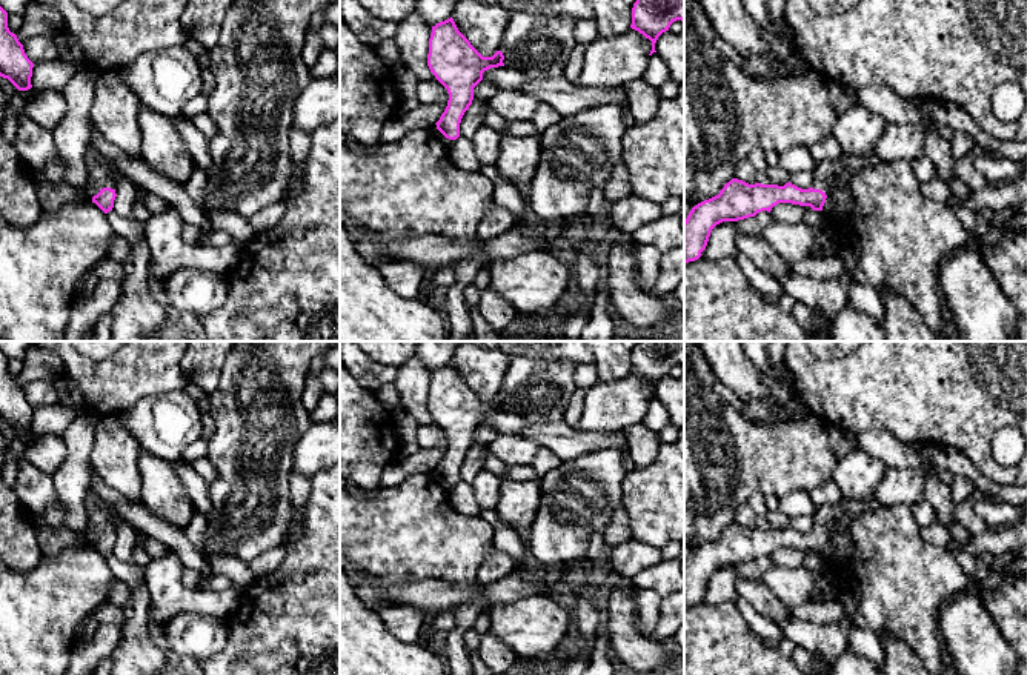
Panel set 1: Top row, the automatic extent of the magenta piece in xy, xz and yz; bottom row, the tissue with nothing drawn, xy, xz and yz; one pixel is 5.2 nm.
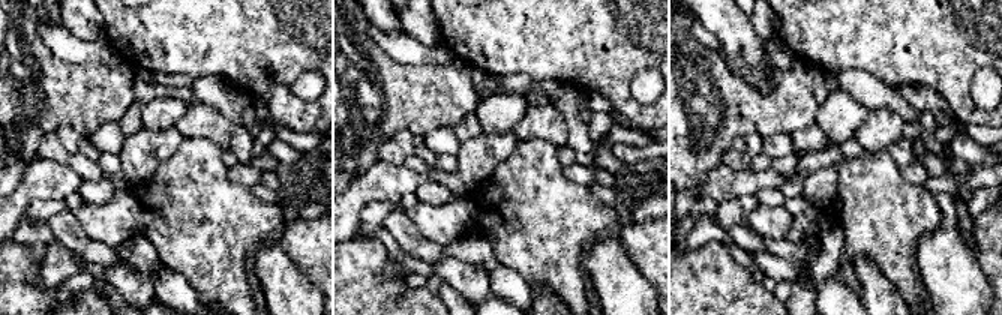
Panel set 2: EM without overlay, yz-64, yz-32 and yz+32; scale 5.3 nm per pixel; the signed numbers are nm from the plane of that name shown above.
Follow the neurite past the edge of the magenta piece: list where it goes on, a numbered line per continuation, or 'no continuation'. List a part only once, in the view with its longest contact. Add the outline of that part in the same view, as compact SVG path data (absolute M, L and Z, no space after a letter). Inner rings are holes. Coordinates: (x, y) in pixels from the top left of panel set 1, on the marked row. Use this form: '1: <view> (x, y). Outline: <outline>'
1: xy (99, 176). Outline: M94 161L88 166L88 185L86 195L92 201L92 197L97 195L103 188L115 189L114 185L114 171L100 161Z

